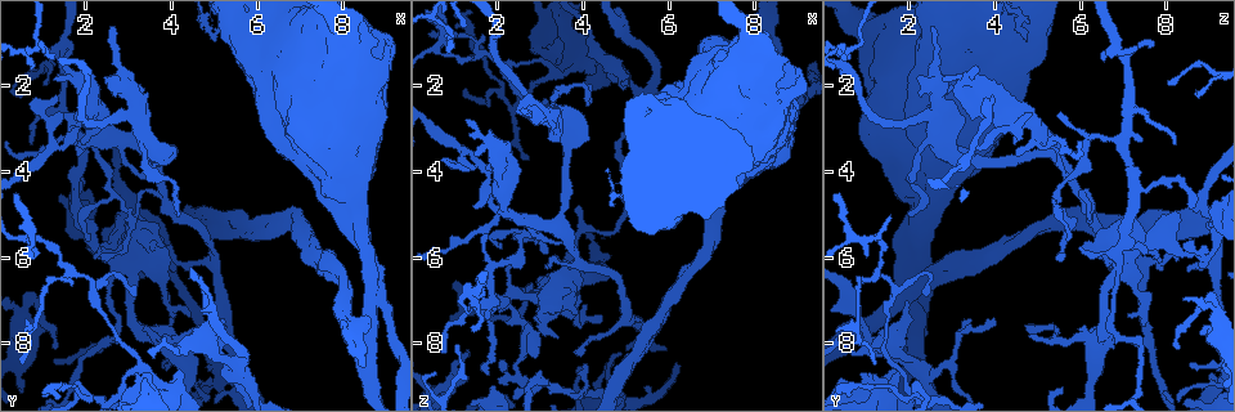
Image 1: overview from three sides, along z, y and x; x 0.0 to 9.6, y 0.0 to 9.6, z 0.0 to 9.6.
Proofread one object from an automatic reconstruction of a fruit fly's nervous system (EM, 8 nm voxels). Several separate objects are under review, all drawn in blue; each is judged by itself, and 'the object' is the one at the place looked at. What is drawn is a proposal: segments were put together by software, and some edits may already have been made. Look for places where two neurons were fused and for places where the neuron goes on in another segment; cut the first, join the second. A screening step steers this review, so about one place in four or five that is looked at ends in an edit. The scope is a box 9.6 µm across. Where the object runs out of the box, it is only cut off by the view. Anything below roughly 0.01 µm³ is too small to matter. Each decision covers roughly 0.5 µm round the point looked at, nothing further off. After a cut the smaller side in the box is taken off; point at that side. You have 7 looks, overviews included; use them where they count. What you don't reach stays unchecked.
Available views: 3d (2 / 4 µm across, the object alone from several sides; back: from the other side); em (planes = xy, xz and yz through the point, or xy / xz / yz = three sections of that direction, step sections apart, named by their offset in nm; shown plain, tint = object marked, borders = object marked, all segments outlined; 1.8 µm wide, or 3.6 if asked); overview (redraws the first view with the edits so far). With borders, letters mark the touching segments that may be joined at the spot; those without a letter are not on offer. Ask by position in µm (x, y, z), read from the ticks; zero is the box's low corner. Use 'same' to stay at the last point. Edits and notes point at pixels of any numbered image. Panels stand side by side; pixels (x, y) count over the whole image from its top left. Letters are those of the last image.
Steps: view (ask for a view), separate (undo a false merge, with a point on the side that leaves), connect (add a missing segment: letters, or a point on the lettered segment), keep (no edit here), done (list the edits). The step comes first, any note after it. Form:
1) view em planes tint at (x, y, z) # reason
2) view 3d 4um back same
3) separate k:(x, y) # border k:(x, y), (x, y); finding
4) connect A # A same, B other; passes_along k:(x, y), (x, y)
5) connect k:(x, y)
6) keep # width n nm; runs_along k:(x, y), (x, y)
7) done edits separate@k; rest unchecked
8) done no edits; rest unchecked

view em 3.6um yz step 8 tint at (5.20, 7.55, 4.85) # thin end

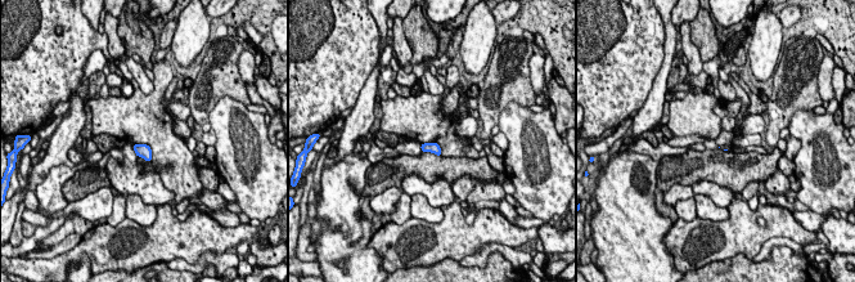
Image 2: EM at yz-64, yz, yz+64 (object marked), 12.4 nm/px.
view em 3.6um xy step 4 borders same

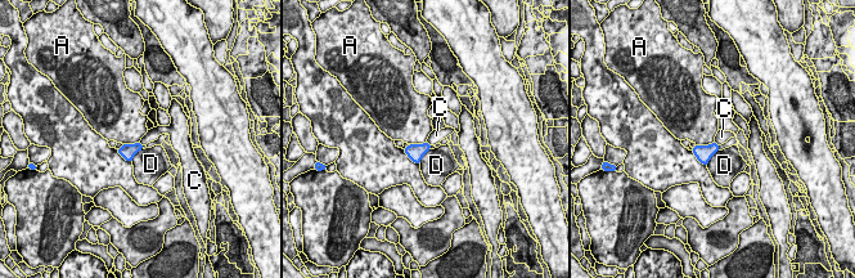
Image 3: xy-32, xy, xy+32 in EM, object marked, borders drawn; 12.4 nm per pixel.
keep # A other, C other, D other; border 3:(714, 142), (706, 146), (696, 146); no lettered segment goes on from it

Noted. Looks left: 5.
view 3d 4um back at (3.70, 7.85, 6.40) # thick turns thin

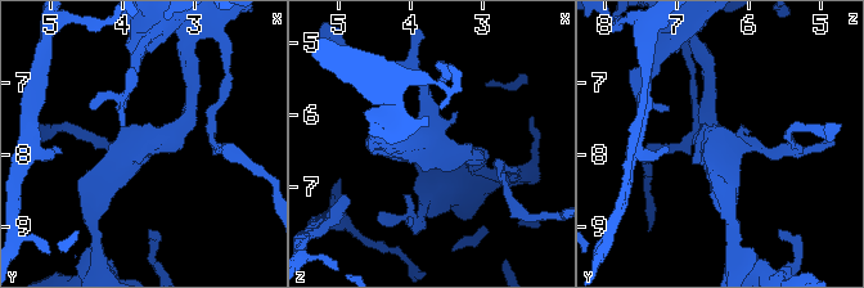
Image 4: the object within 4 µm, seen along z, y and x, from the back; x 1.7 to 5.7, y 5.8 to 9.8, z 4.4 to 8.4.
view em 3.6um planes borders at (3.75, 7.90, 6.40) # arms 3

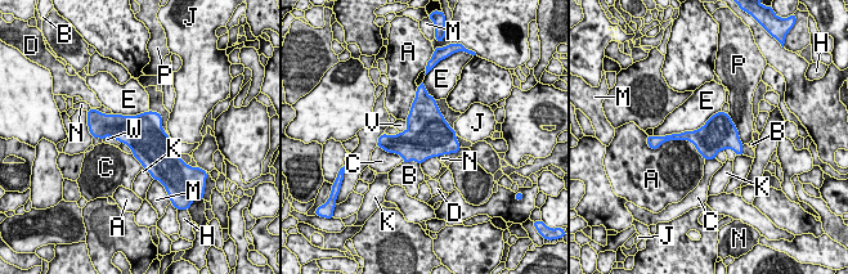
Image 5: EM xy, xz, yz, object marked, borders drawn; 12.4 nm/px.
keep # longest_contact E 750 nm; A other, B other, C other, D other, E other, H other, J other, K other, M other, N other, P other, V other, W other; continuous, no second neuron

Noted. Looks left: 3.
view 3d 2um at (4.85, 7.05, 1.95) # an open end

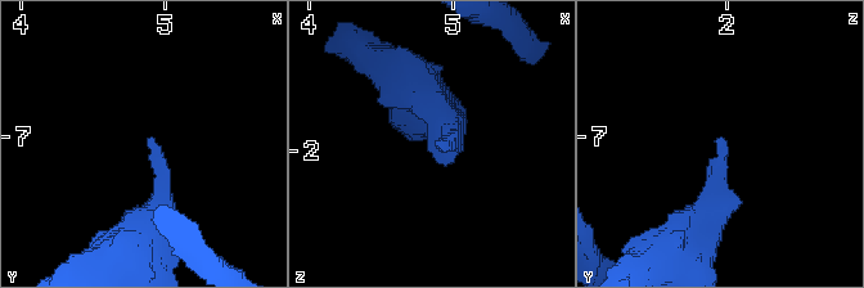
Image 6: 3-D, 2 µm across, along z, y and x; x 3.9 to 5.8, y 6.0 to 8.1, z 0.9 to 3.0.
view em yz step 8 tint at (4.86, 7.04, 1.96) # shape alone is not enough

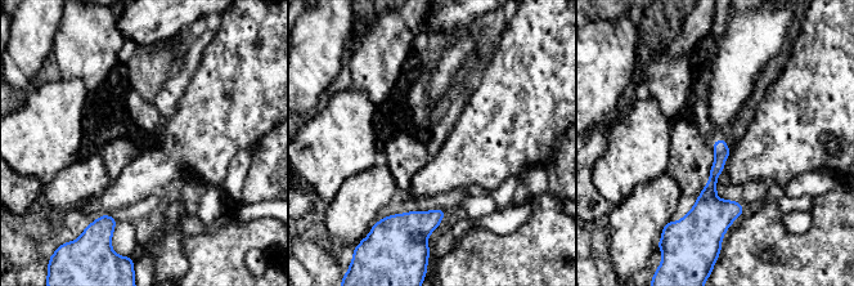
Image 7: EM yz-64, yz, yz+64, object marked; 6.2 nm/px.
view em yz step 8 borders same

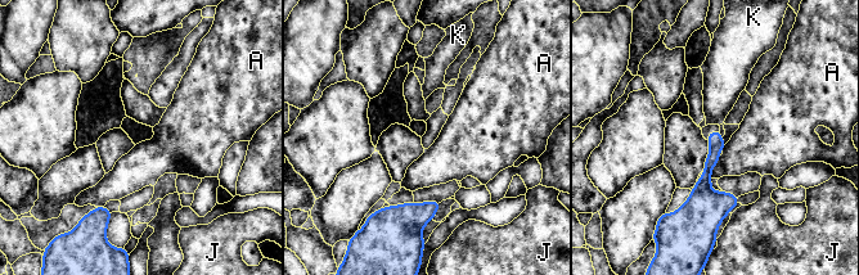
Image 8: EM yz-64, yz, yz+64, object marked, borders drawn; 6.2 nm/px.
keep # longest_contact A 160 nm; A other, J other, K other; none of them fits

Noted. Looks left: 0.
done no edits; rest unchecked

